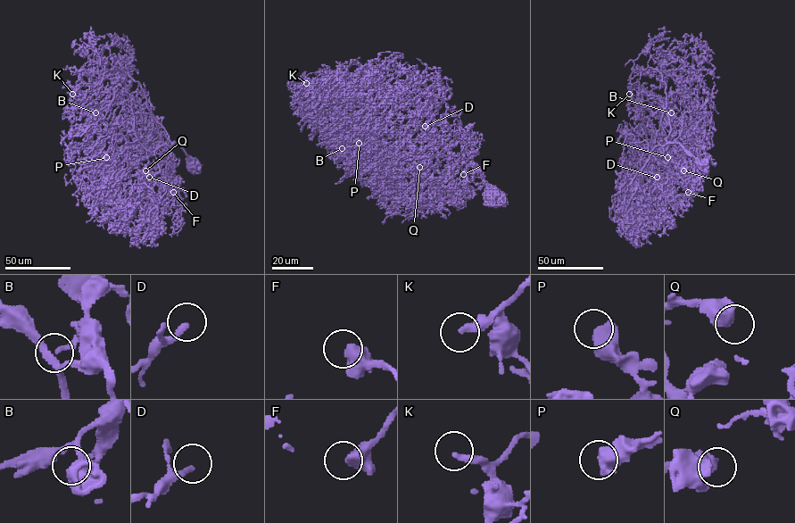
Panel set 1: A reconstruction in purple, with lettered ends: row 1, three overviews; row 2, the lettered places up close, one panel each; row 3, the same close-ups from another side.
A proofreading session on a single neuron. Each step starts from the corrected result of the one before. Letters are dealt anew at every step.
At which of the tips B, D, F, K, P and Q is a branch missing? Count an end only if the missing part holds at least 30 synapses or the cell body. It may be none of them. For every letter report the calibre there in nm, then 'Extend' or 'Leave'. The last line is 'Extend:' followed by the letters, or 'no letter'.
B: Thickness 200 nm. Leave
D: Thickness 170 nm. Leave
F: Thickness 420 nm. Leave
K: Thickness 300 nm. Extend
P: Thickness 650 nm. Extend
Q: Thickness 650 nm. Leave
Extend: K, P

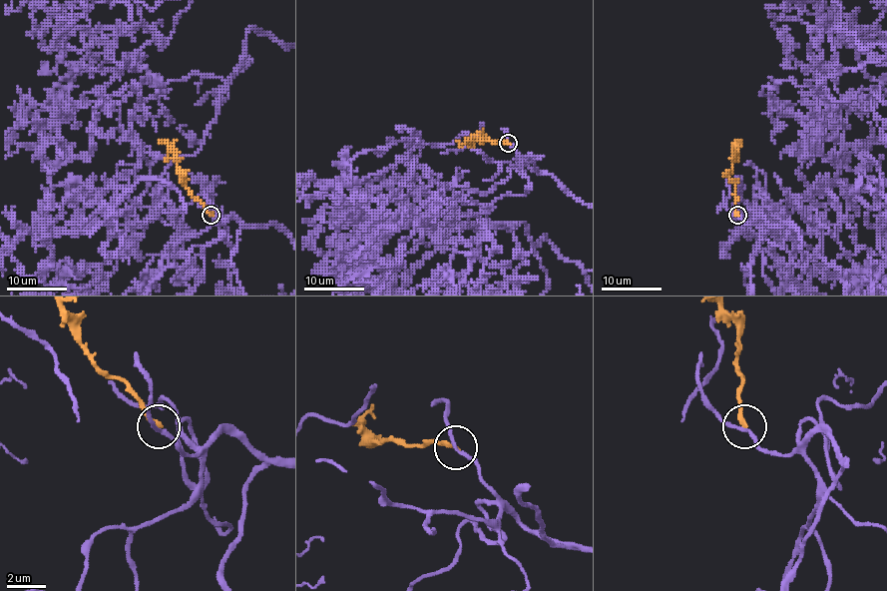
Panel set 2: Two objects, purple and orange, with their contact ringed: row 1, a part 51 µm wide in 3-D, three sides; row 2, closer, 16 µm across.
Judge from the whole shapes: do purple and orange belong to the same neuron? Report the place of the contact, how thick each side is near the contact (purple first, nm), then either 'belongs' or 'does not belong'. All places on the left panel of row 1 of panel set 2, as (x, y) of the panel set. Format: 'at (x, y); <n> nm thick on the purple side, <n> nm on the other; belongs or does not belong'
at (211, 215); 180 nm thick on the purple side, 200 nm on the other; does not belong

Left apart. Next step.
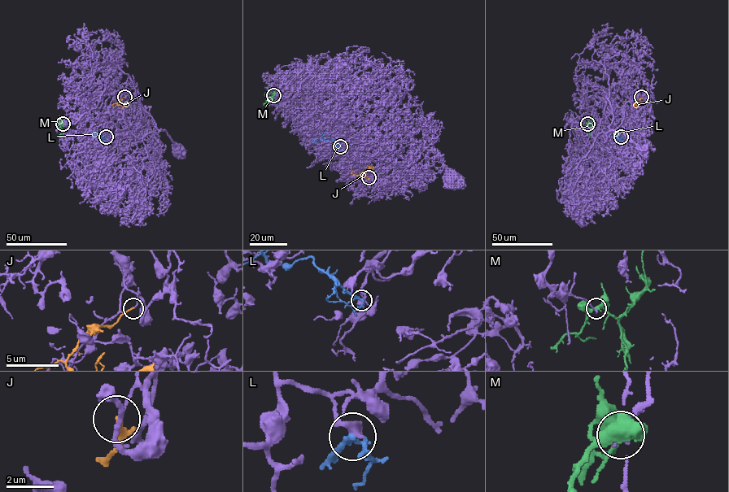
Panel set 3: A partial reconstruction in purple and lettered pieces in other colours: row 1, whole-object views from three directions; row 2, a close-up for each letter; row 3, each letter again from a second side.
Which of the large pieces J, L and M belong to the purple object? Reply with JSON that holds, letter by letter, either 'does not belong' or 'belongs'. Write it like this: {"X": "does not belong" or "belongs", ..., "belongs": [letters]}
{"J": "does not belong", "L": "does not belong", "M": "does not belong", "belongs": []}

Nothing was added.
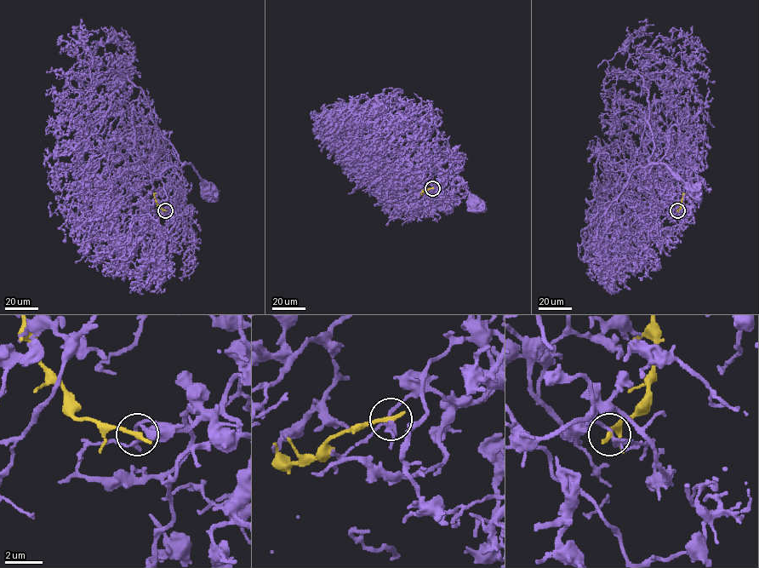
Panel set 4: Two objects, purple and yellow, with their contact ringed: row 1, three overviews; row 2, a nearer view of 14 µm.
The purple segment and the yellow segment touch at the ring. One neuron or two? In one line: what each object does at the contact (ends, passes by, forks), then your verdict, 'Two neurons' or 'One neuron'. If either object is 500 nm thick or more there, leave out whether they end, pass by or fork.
At the ring purple forks. At the ring yellow ends. Two neurons

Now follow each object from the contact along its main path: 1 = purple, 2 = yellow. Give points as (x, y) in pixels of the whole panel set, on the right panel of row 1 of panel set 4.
1: (678, 209), (669, 193), (682, 199), (692, 180), (667, 146), (673, 132), (645, 178), (665, 163), (693, 189)
2: (677, 209), (684, 192)

